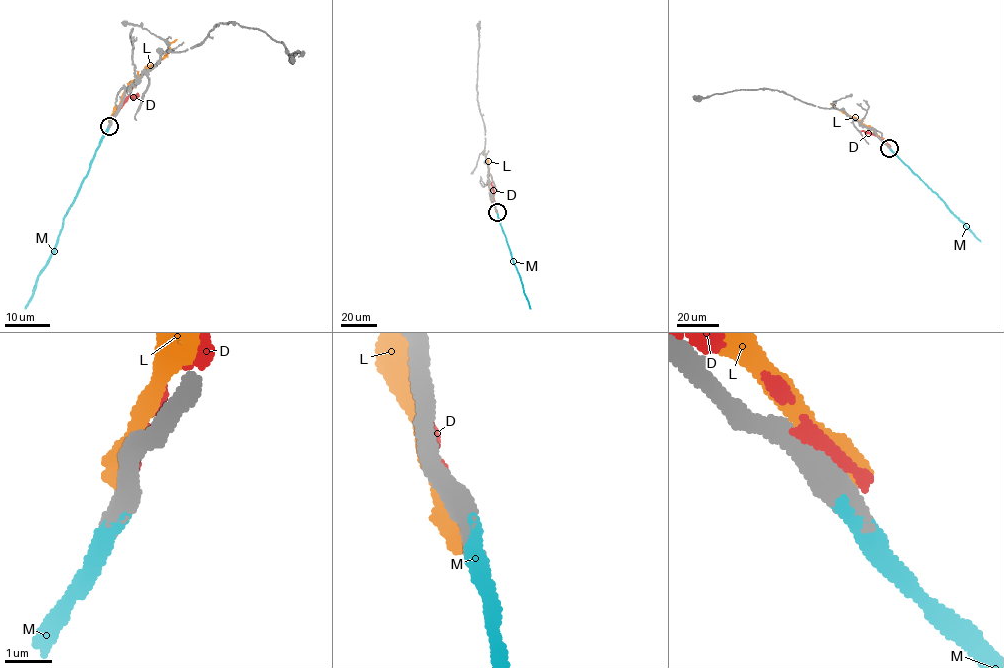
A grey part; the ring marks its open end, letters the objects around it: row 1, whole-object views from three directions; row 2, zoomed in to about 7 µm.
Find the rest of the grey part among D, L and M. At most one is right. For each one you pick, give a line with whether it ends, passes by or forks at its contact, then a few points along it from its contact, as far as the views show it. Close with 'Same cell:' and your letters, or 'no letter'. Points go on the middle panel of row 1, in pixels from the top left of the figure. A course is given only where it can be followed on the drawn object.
M: it ends; course (496, 211), (530, 308)
Same cell: M

